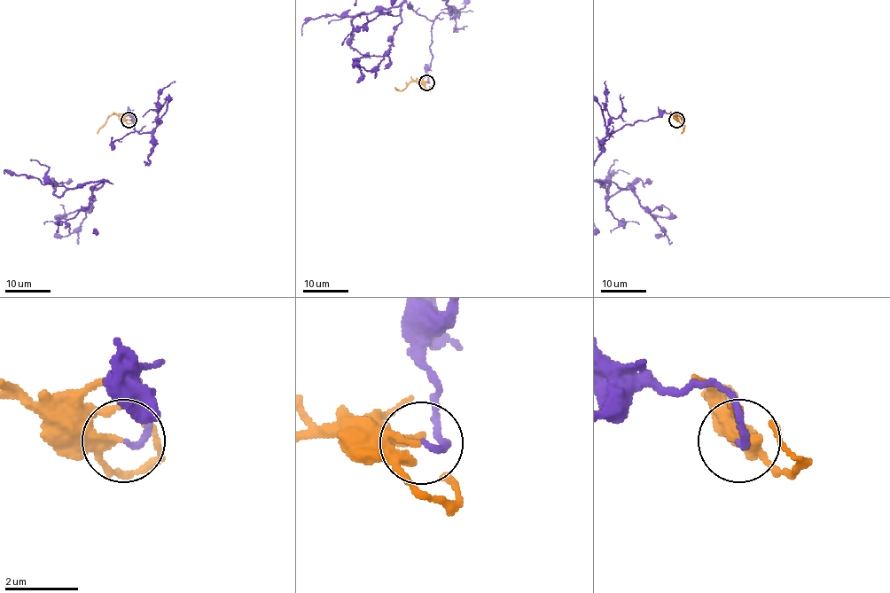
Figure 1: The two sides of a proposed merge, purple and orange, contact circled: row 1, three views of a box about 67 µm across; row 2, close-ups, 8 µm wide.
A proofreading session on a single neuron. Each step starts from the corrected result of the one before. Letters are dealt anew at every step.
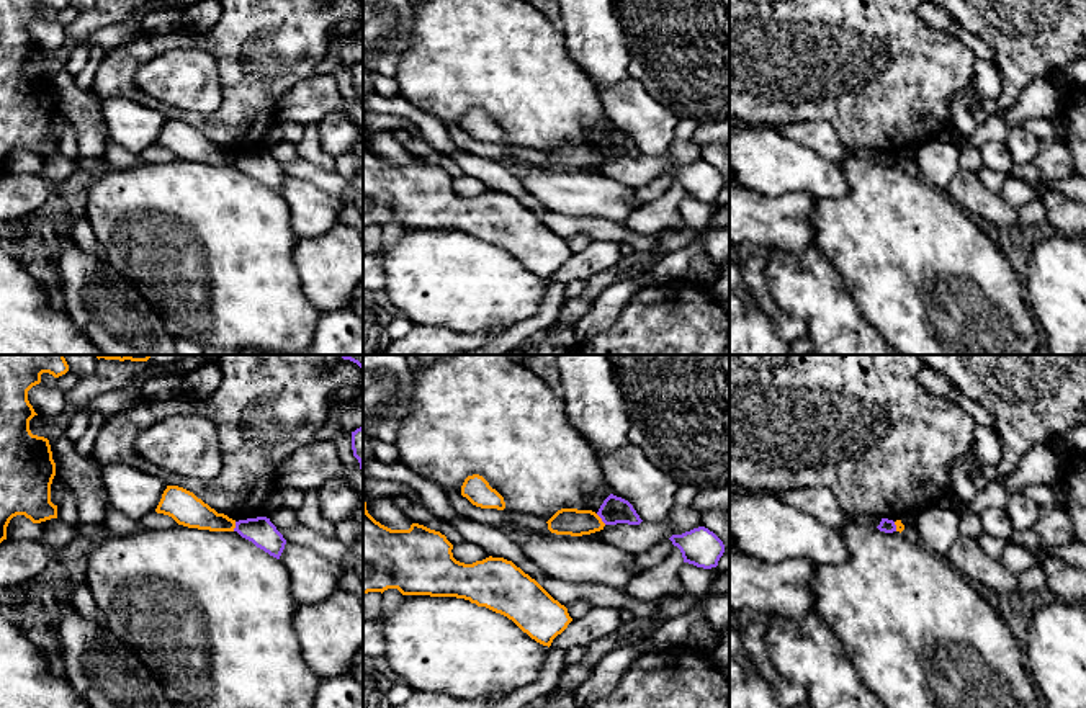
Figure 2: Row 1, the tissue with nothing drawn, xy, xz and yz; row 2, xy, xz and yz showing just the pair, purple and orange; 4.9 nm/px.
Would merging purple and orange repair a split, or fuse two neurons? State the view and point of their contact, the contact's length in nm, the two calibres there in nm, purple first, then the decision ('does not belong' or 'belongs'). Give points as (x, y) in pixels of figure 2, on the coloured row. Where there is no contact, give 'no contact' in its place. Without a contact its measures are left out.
meets purple in xz at (601, 517); contact 80 nm long; 130 nm thick on the purple side, 130 nm on the other; does not belong

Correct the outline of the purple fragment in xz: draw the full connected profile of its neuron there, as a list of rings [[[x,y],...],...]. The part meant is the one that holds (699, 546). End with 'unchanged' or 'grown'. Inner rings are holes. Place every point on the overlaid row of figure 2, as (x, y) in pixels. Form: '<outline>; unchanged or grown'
[[[705,527],[693,528],[682,535],[672,535],[669,540],[680,549],[684,562],[703,569],[716,567],[725,553],[723,541]]]; unchanged

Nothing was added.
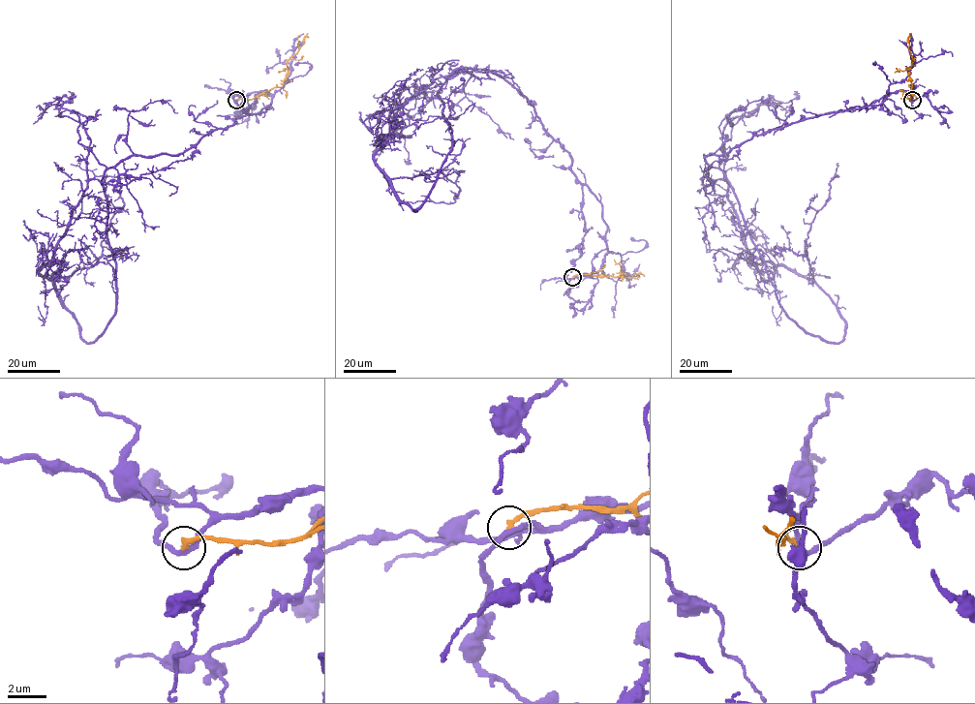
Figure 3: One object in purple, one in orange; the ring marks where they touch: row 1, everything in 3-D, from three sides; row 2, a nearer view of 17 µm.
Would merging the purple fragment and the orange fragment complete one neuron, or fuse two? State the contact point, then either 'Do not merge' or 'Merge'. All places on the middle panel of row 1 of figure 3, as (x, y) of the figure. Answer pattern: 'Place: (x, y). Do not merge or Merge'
Place: (572, 277). Do not merge

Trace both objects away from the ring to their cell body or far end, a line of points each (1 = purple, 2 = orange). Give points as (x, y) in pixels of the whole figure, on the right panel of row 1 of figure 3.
1: (912, 100), (898, 91), (754, 135), (702, 180), (727, 182), (754, 256), (813, 279), (805, 241), (836, 164)
2: (912, 100), (909, 100), (912, 87), (909, 33)

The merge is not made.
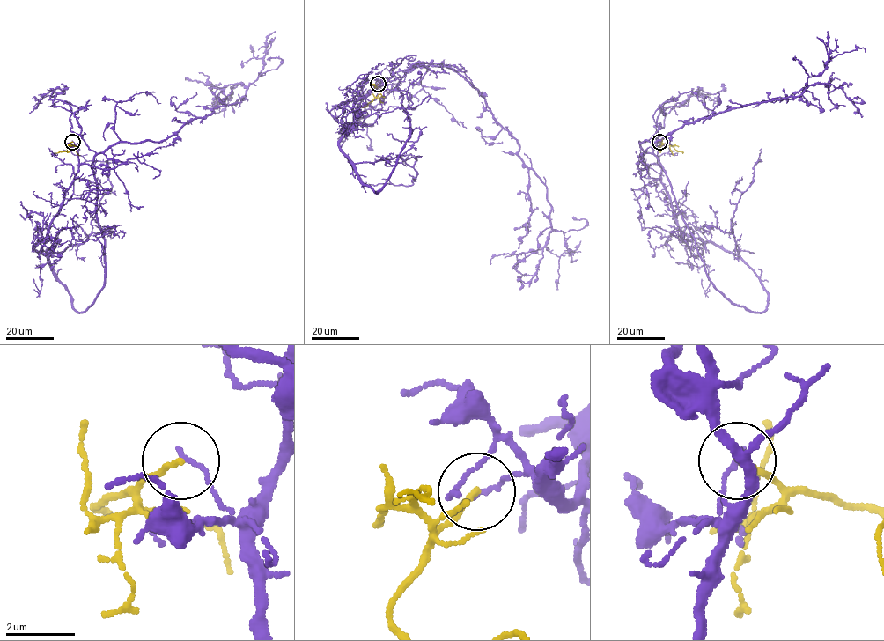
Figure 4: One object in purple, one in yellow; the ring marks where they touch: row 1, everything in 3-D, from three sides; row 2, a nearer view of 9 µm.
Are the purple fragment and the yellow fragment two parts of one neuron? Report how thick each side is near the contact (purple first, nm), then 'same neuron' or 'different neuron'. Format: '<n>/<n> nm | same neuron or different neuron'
130/140 nm | different neuron

